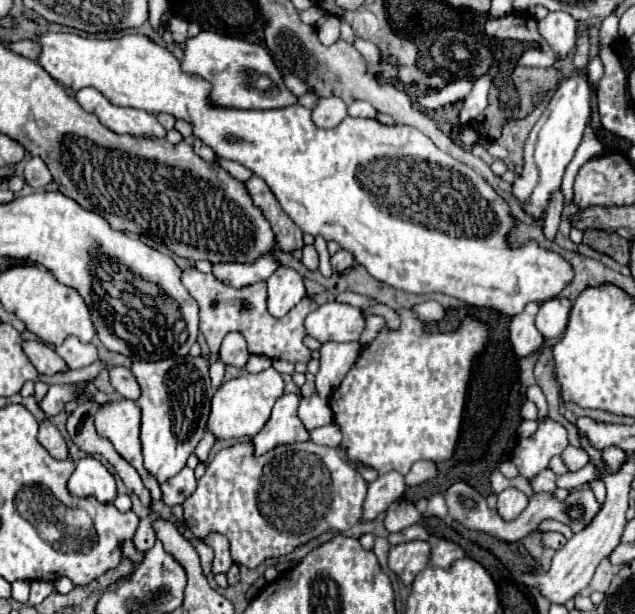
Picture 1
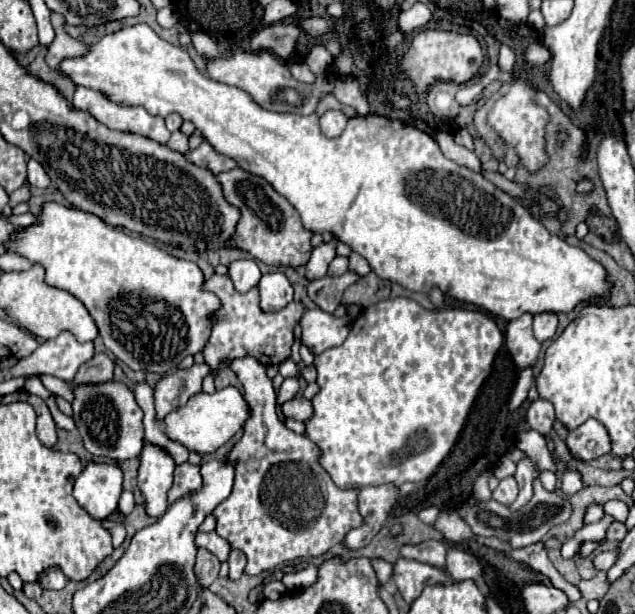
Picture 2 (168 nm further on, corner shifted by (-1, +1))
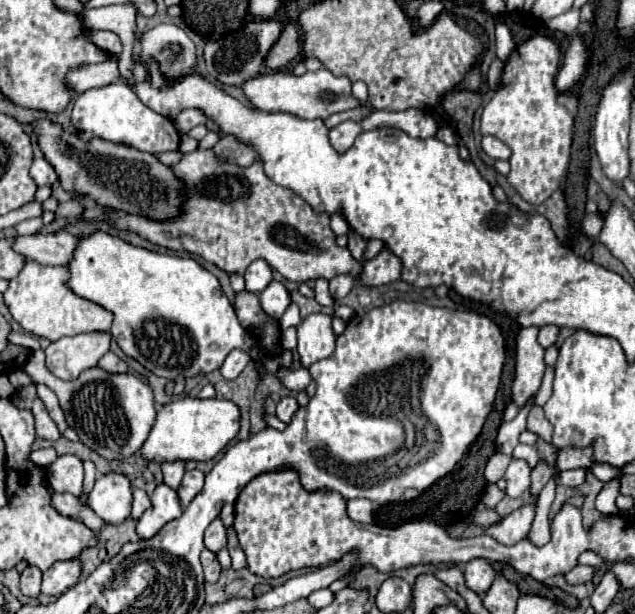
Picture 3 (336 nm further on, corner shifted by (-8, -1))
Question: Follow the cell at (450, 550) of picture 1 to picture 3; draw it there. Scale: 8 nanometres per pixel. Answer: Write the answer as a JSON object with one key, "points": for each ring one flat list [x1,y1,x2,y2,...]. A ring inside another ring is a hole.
{"points":[[473,559,471,563,467,563,463,567,463,575,465,575,467,587,481,597,489,591,491,583,495,579,495,571,493,571,491,563,485,559]]}

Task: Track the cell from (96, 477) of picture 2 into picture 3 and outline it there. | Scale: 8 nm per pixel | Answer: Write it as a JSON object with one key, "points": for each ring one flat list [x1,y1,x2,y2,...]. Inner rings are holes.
{"points":[[119,473,101,475,87,495,87,505,109,525,121,525,131,515,131,485]]}

